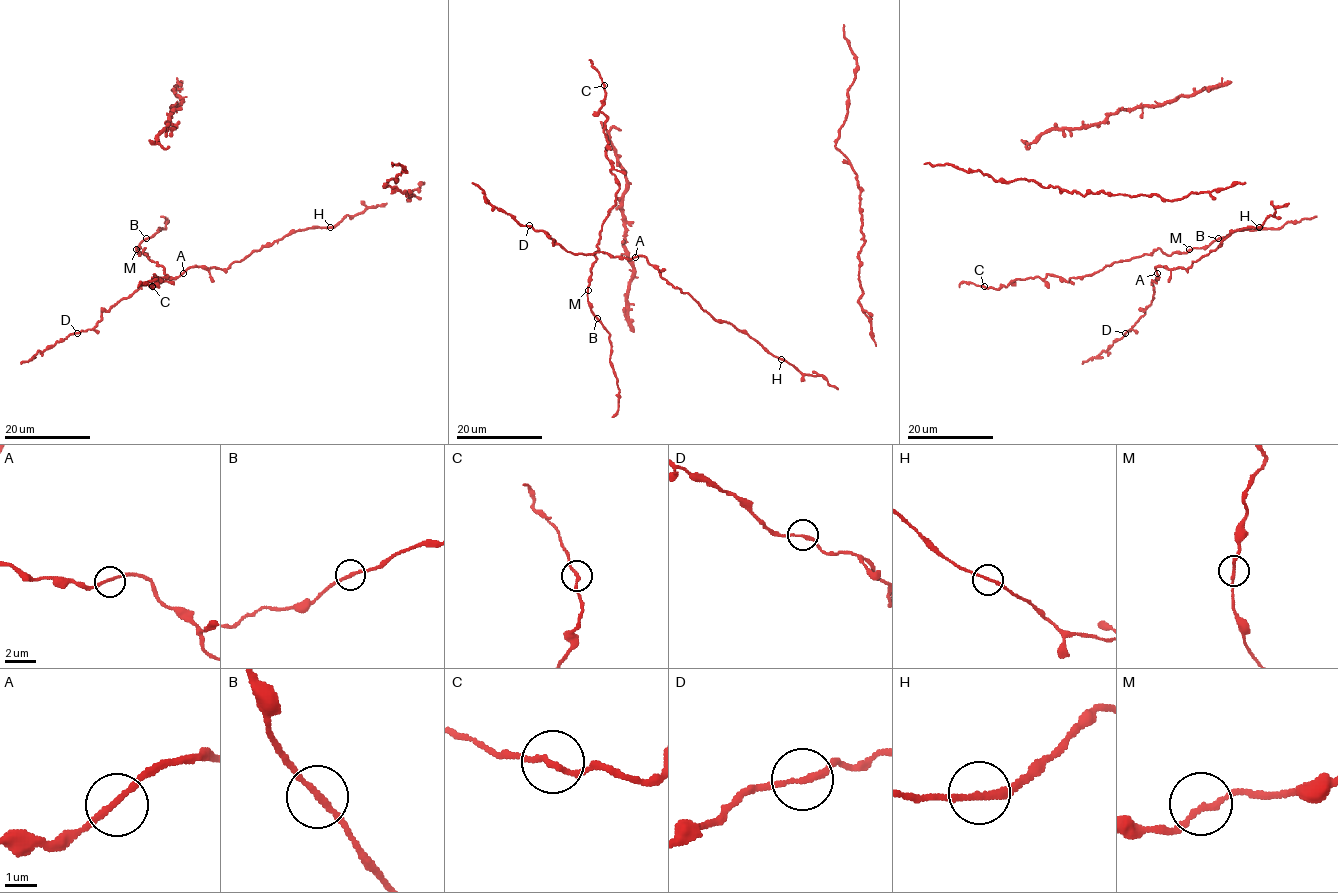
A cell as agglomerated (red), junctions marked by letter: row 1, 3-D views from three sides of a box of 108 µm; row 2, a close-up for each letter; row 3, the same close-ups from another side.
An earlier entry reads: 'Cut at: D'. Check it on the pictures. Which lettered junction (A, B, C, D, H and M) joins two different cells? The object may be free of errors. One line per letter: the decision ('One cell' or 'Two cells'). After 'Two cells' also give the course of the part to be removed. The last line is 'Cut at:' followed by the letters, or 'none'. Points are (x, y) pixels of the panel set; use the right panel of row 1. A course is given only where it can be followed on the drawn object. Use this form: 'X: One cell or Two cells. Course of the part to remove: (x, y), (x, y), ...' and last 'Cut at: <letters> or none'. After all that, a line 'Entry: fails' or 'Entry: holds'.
A: One cell
B: One cell
C: One cell
D: One cell
H: One cell
M: One cell
Cut at: none
Entry: fails

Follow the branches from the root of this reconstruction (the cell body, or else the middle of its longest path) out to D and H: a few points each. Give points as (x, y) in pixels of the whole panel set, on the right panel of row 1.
D: (1157, 265), (1158, 276), (1152, 280), (1153, 299), (1144, 314), (1125, 333)
H: (1157, 265), (1188, 268), (1192, 262), (1219, 246), (1230, 233), (1259, 227)

